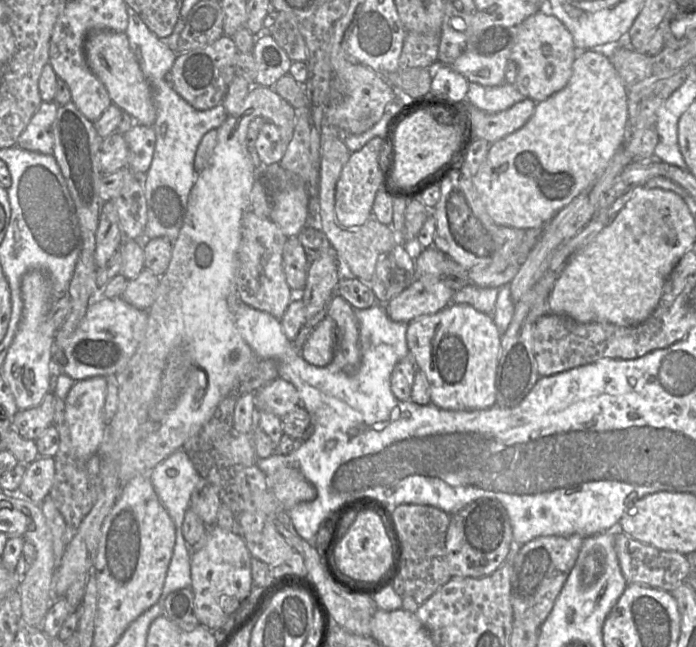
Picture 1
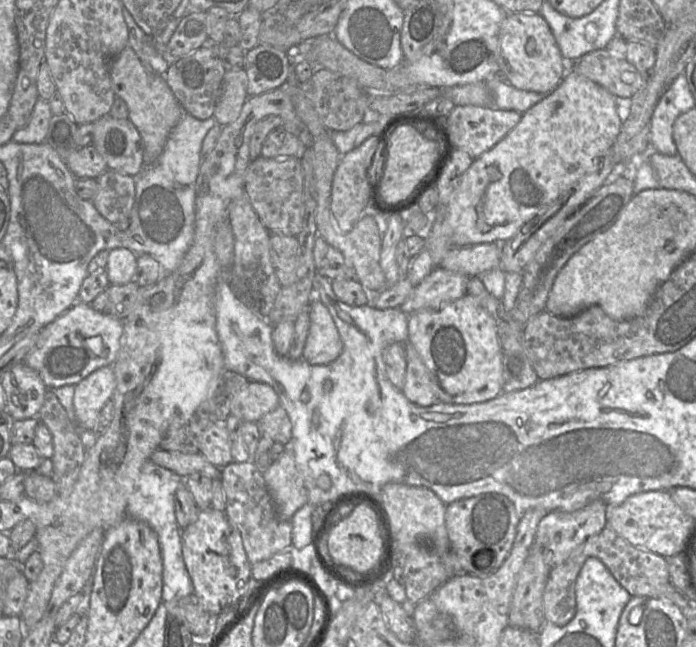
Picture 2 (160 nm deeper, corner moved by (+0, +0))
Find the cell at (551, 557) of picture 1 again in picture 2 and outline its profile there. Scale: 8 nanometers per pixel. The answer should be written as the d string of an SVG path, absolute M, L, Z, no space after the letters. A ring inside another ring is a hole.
M594 500L582 509L574 512L547 511L538 525L534 543L540 543L544 548L547 564L552 568L562 564L570 554L589 537L598 534L607 526L607 505L602 500Z

